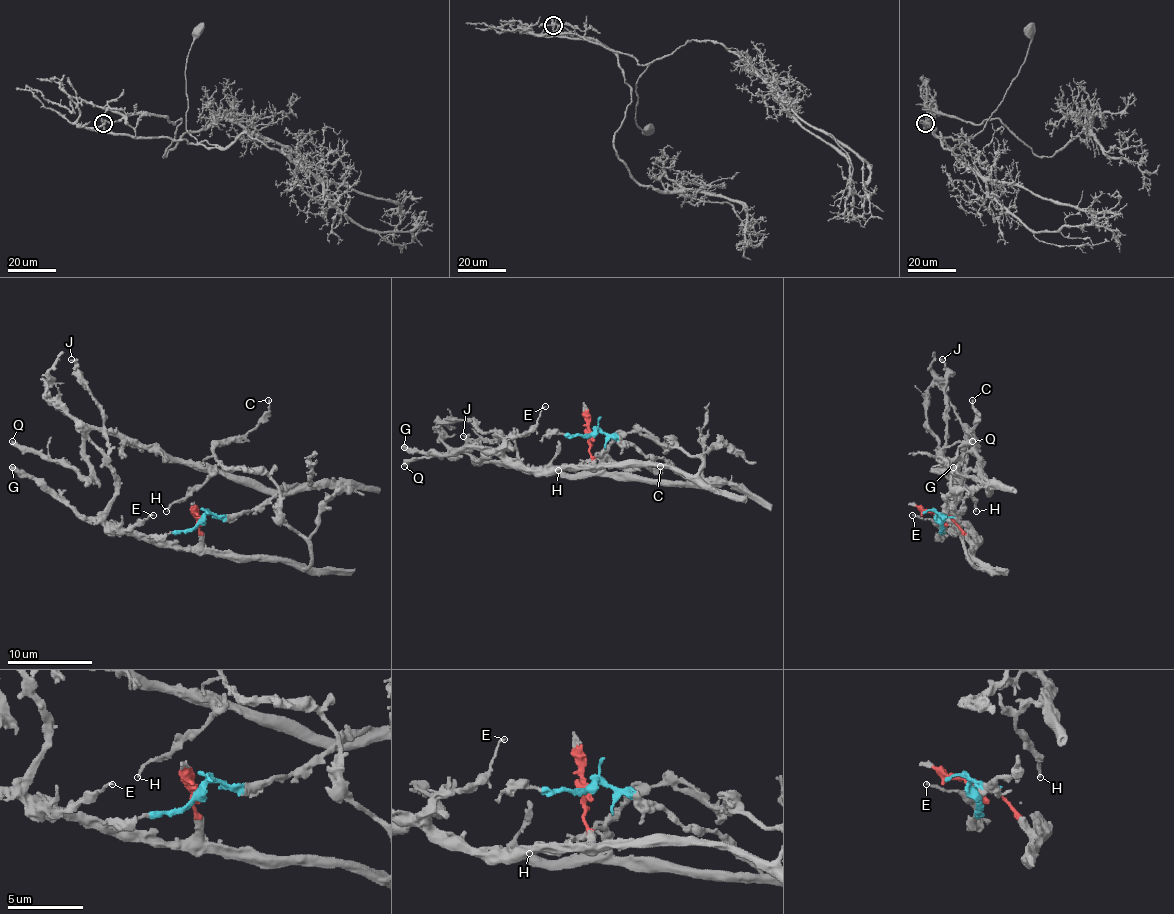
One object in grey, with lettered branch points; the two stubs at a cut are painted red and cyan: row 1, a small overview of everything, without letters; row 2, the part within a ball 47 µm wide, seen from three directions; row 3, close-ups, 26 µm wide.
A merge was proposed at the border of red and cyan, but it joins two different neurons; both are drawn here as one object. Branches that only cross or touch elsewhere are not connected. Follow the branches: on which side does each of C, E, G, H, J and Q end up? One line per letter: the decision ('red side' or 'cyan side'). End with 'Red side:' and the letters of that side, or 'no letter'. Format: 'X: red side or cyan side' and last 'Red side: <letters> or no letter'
C: red side
E: red side
G: red side
H: cyan side
J: red side
Q: cyan side
Red side: C, E, G, J

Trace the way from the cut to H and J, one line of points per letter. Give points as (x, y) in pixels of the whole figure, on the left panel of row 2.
H: (200, 519), (240, 515), (270, 502), (293, 485), (282, 491), (255, 489), (213, 470), (166, 511)
J: (200, 519), (200, 540), (191, 547), (132, 536), (104, 519), (115, 483), (104, 409), (70, 360)

